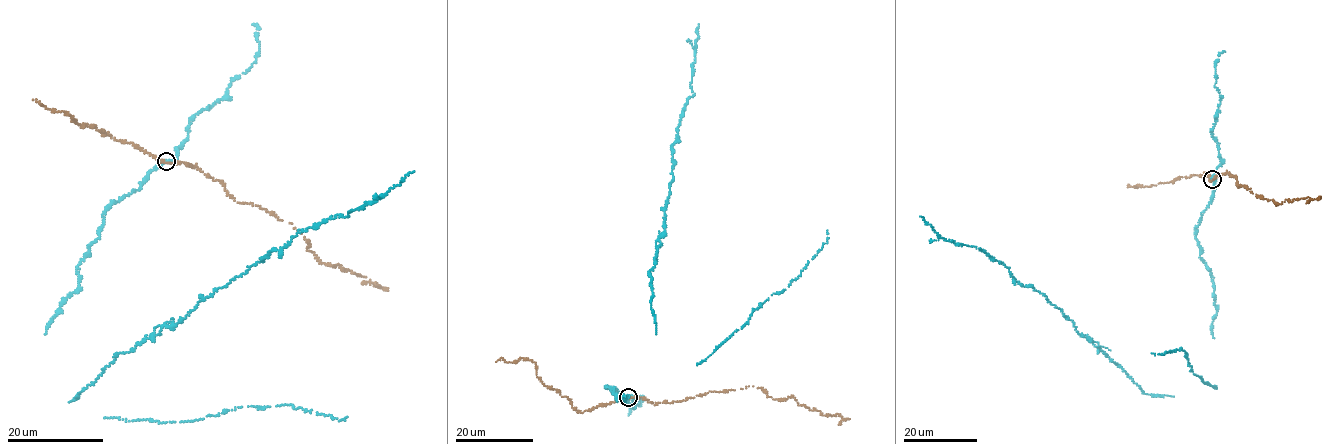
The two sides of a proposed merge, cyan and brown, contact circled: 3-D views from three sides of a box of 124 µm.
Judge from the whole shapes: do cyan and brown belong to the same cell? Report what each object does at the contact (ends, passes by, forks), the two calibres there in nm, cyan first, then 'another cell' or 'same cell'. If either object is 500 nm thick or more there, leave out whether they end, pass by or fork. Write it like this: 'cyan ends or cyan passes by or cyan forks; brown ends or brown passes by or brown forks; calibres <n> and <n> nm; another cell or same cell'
cyan passes by; brown ends; calibres 280 and 380 nm; another cell

